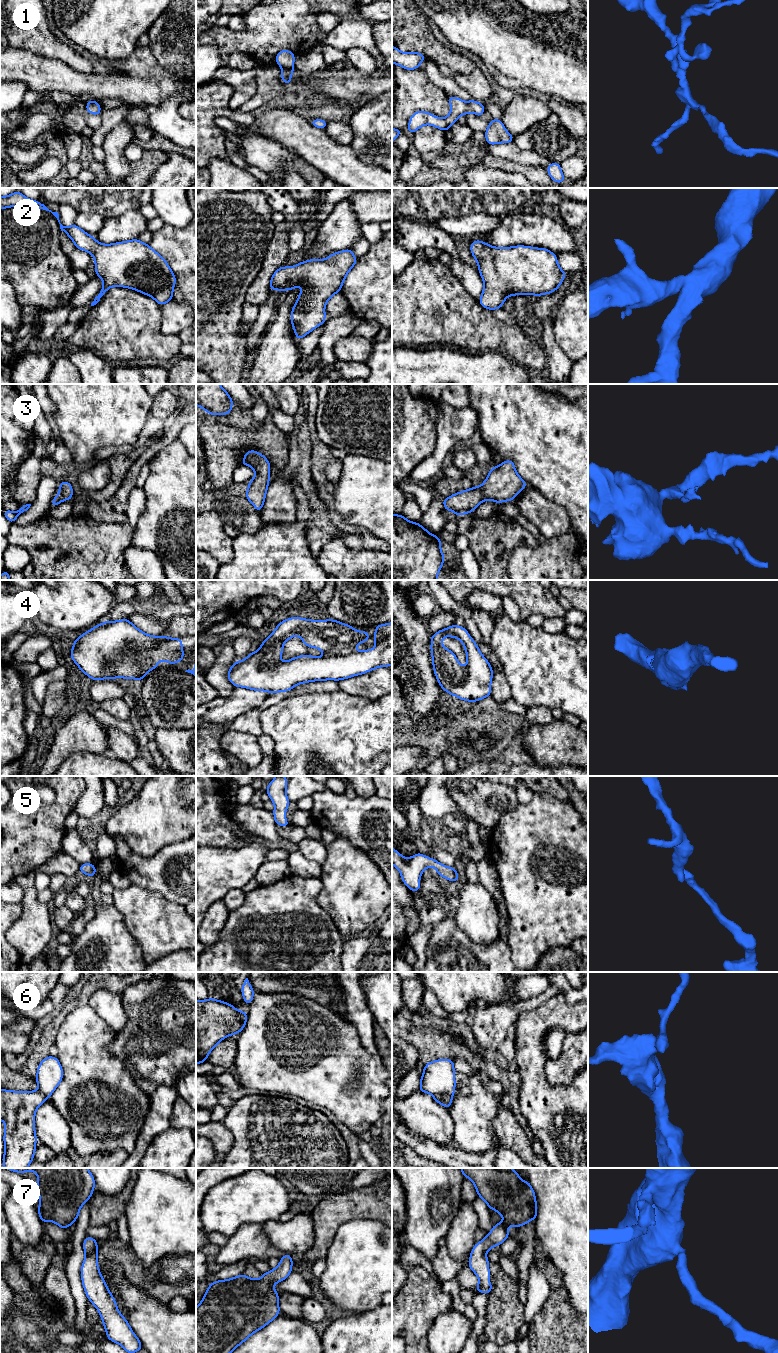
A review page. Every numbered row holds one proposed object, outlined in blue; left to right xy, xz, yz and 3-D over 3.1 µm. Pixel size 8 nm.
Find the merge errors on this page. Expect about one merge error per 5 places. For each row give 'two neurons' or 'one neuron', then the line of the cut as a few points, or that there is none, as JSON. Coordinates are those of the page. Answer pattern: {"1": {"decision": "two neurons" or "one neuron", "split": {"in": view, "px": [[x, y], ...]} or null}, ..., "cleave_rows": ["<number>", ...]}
{"1": {"decision": "one neuron", "split": null}, "2": {"decision": "one neuron", "split": null}, "3": {"decision": "one neuron", "split": null}, "4": {"decision": "one neuron", "split": null}, "5": {"decision": "one neuron", "split": null}, "6": {"decision": "two neurons", "split": {"in": "xz", "px": [[237, 1011], [240, 1023], [239, 1032]]}}, "7": {"decision": "one neuron", "split": null}, "cleave_rows": ["6"]}

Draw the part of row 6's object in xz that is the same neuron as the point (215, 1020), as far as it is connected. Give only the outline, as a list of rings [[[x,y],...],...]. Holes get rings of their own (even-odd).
[[[208,998],[196,1000],[196,1064],[206,1062],[211,1050],[225,1037],[238,1034],[241,1029],[238,1010],[224,1001]]]

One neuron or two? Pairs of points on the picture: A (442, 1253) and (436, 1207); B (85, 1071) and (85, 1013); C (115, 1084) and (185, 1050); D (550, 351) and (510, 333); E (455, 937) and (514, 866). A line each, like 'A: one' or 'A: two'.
A: two
B: one
C: two
D: two
E: two

